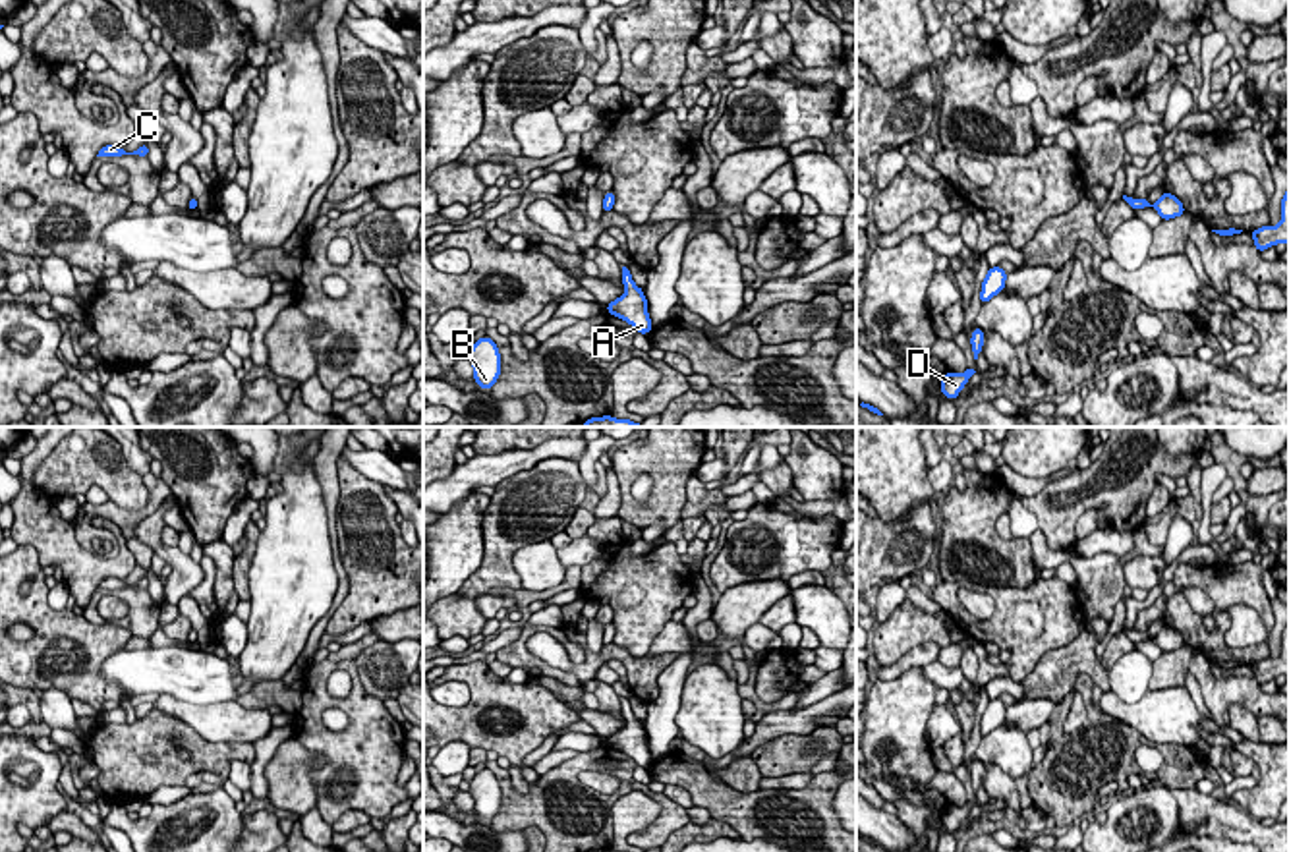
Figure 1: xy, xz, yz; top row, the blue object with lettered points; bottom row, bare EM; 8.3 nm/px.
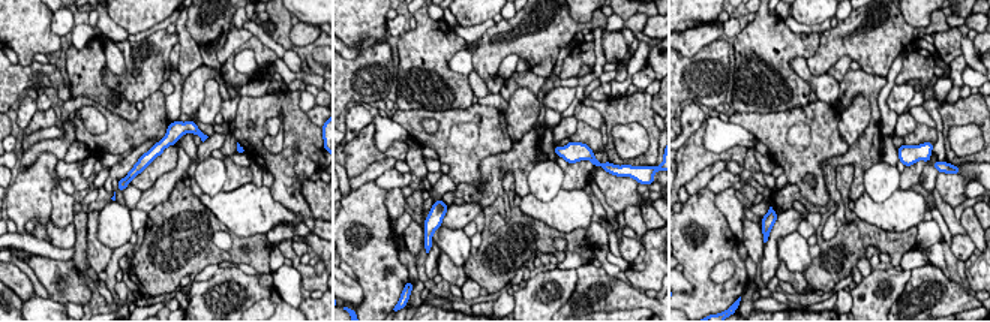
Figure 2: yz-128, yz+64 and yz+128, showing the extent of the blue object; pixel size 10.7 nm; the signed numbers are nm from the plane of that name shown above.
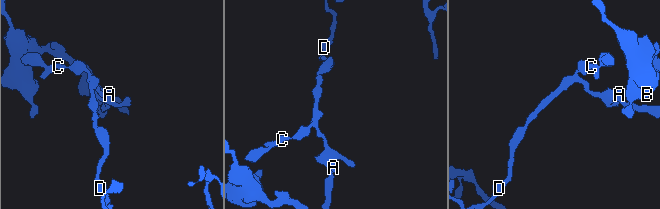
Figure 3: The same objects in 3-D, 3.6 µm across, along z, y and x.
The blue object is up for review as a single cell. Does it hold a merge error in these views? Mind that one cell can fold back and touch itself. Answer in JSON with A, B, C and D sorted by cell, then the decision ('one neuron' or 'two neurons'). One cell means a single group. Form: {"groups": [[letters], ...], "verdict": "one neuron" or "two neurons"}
{"groups": [["A", "B", "C", "D"]], "verdict": "one neuron"}

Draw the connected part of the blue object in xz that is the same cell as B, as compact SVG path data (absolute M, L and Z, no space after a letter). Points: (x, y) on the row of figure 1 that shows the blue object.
M483 336L470 348L470 361L473 365L473 381L479 388L491 388L501 375L501 354L497 344Z

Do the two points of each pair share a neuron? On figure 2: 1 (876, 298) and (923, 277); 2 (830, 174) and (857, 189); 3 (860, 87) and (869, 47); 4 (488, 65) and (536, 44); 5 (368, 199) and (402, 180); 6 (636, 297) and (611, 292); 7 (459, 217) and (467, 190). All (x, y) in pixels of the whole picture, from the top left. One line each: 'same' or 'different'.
1: different
2: same
3: different
4: same
5: different
6: same
7: different

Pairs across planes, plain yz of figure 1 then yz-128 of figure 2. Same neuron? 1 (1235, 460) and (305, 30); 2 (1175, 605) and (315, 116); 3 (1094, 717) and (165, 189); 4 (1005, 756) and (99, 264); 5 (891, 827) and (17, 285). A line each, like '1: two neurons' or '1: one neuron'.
1: two neurons
2: two neurons
3: two neurons
4: two neurons
5: two neurons

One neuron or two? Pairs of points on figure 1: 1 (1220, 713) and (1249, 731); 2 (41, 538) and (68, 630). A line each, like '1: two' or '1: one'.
1: two
2: two

